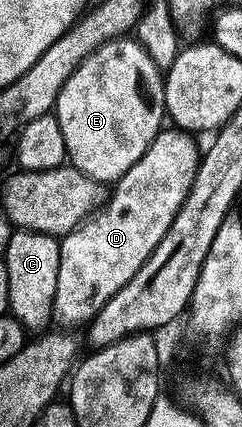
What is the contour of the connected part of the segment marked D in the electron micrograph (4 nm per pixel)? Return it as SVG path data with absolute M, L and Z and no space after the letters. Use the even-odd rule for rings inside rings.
M179 128L161 129L160 133L156 135L156 139L148 145L146 152L141 158L136 161L129 168L127 172L121 177L117 178L114 183L114 189L116 192L107 199L106 205L98 213L95 213L92 217L80 223L76 229L69 232L69 234L63 235L59 239L60 243L60 263L58 264L58 288L54 292L54 304L52 305L52 317L57 327L68 328L64 326L81 326L81 328L87 327L95 318L96 313L107 304L107 302L119 292L119 290L126 284L130 284L130 280L134 280L134 276L138 272L138 268L142 268L142 264L146 264L146 260L154 252L154 248L158 248L158 244L162 240L162 236L166 236L166 232L170 228L170 224L174 220L176 213L182 208L182 204L186 200L188 193L196 180L196 170L200 167L200 161L202 159L201 147L196 147L196 142L191 133L185 132Z

